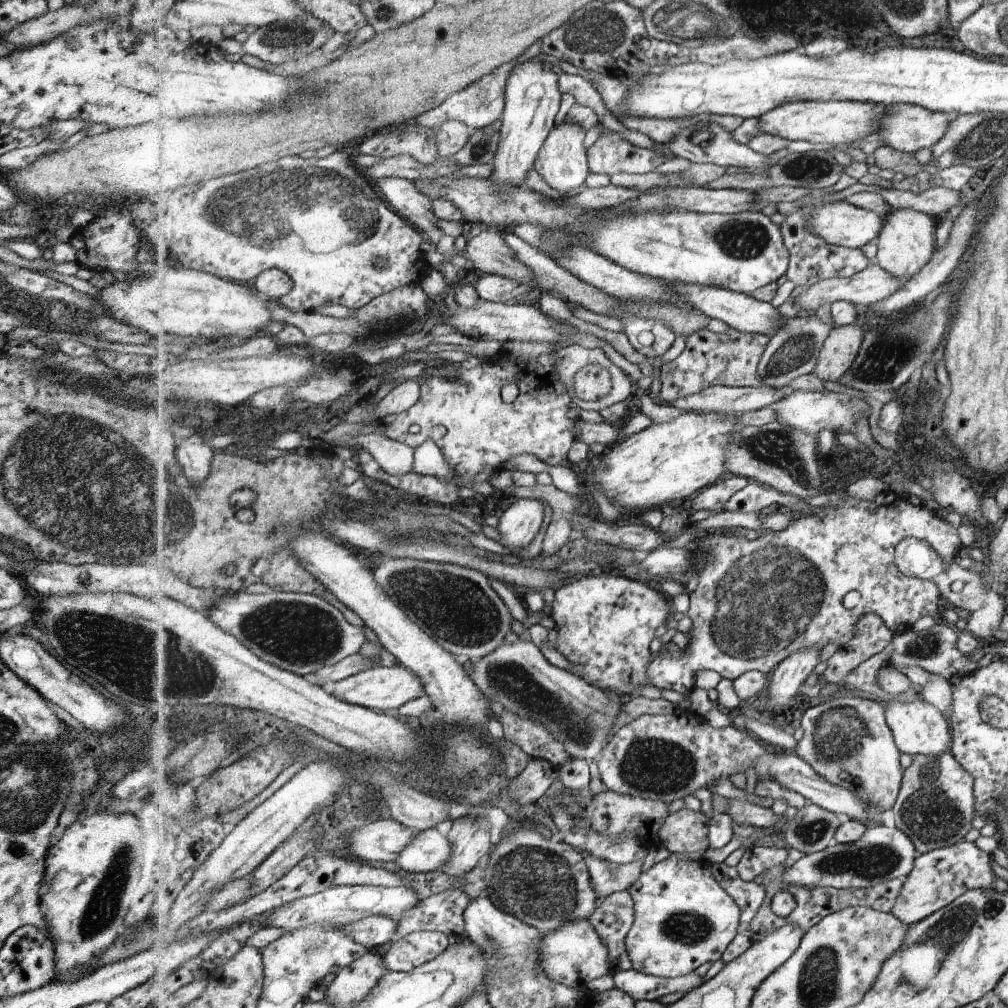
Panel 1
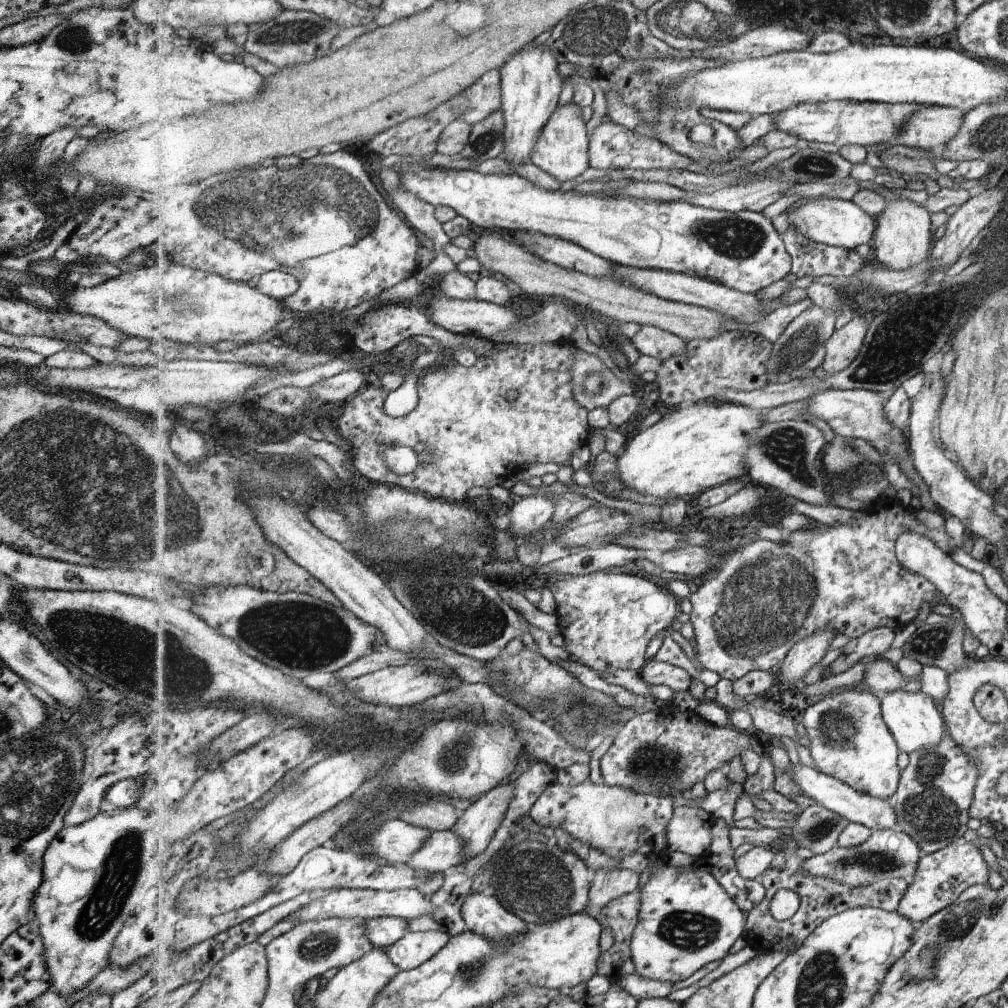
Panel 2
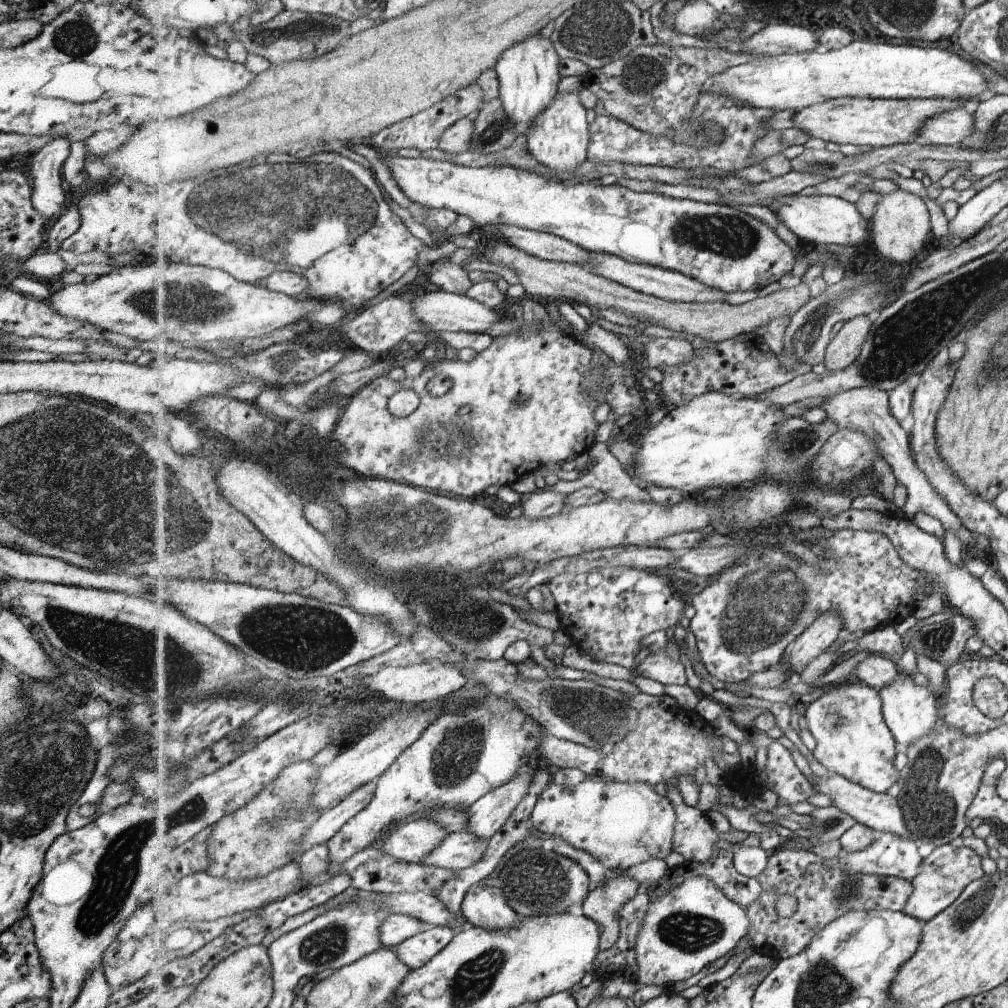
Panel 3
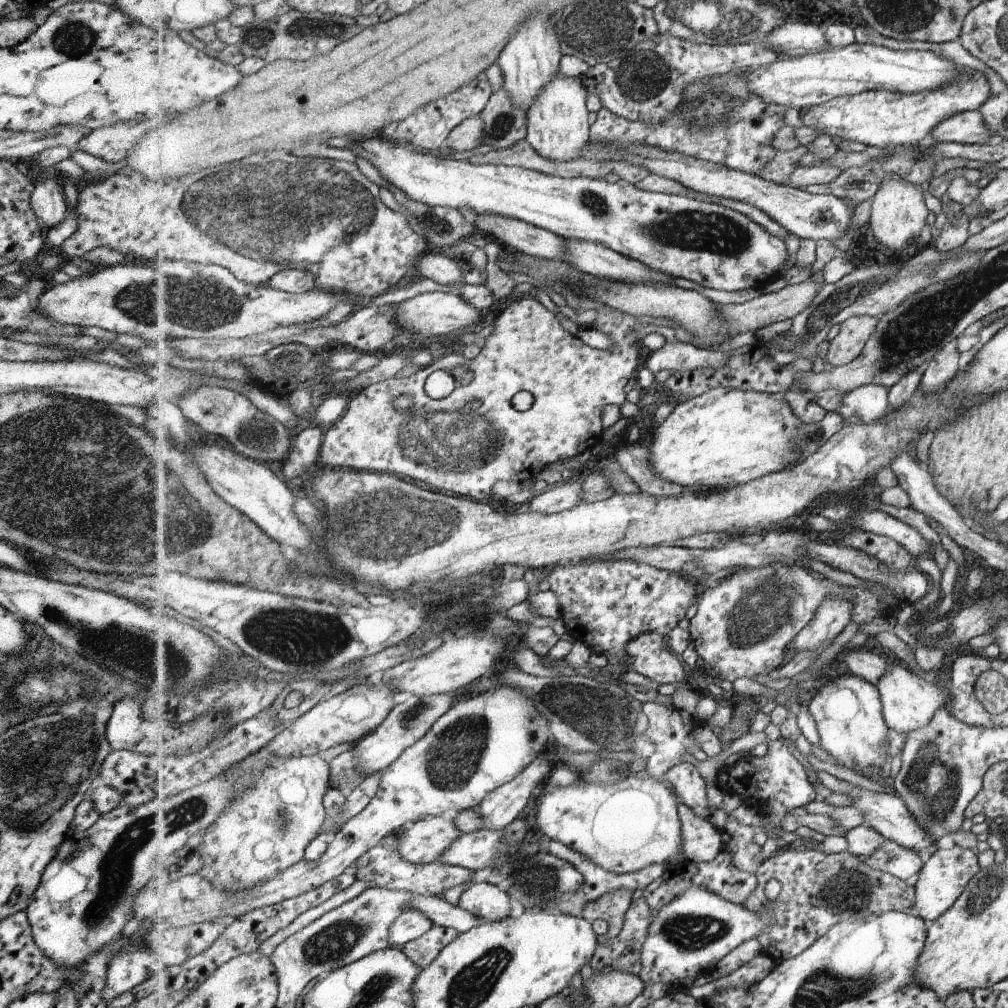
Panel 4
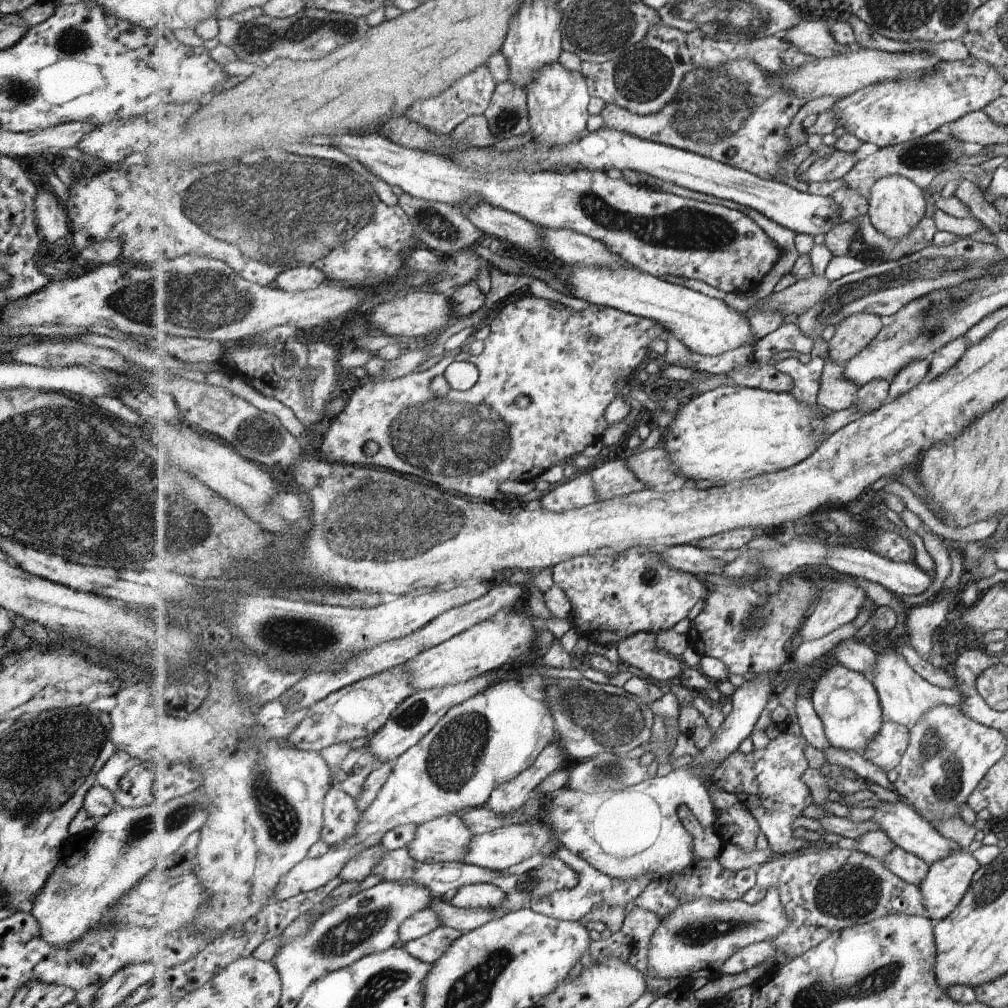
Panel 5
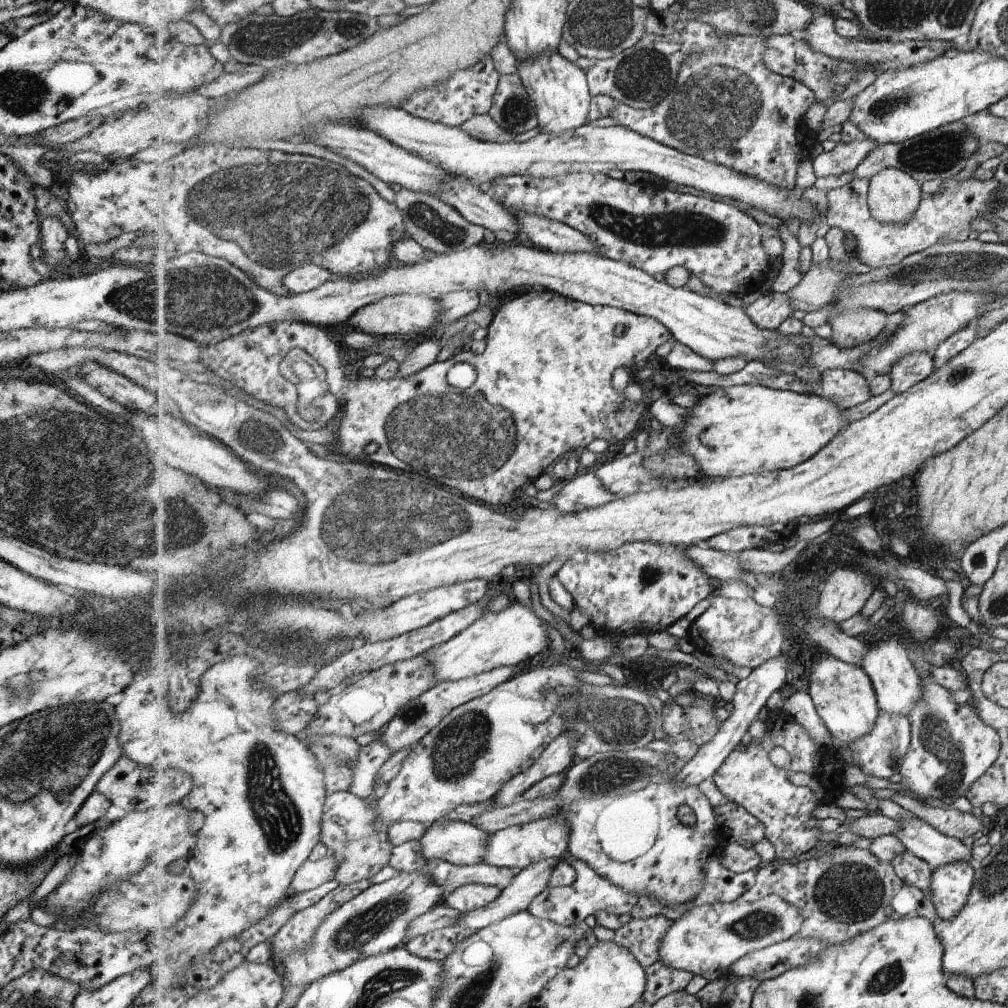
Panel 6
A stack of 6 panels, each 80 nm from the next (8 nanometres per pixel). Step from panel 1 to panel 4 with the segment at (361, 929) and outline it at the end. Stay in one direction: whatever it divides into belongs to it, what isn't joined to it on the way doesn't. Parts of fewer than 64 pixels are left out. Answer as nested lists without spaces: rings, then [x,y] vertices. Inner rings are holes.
[[[411,909],[403,913],[390,928],[392,946],[402,948],[408,942],[427,934],[434,926],[434,922],[424,912]]]

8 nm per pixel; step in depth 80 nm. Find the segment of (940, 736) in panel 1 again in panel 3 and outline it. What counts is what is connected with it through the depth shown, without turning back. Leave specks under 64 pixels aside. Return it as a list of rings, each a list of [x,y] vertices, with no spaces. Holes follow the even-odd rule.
[[[899,672],[896,680],[880,690],[883,703],[883,714],[887,726],[896,738],[901,749],[908,748],[910,744],[918,741],[921,737],[933,733],[937,729],[938,718],[942,713],[942,700],[929,686],[921,686],[913,682],[913,676]]]

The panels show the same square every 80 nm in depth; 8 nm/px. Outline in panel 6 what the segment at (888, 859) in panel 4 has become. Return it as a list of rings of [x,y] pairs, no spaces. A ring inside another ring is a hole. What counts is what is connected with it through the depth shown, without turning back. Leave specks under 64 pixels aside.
[[[905,851],[896,856],[891,864],[899,878],[902,878],[909,886],[920,888],[927,898],[932,898],[934,868],[928,862],[915,856],[911,851]]]

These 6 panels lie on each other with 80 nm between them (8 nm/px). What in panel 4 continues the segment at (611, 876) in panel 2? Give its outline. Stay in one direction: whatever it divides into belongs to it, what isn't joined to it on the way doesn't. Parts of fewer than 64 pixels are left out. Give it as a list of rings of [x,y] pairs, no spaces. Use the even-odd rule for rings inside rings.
[[[617,890],[611,894],[602,896],[599,900],[593,901],[587,905],[581,916],[589,922],[595,920],[605,920],[608,924],[608,930],[600,939],[600,943],[605,942],[607,939],[619,936],[622,931],[627,911],[632,905],[630,890]]]

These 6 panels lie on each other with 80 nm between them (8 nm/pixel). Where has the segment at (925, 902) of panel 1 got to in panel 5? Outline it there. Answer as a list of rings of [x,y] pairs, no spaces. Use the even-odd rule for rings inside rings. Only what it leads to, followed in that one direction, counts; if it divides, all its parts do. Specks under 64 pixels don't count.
[[[967,850],[955,851],[948,855],[946,859],[930,865],[930,871],[920,885],[928,908],[926,916],[937,922],[953,914],[963,898],[965,898],[967,891],[971,888],[975,873],[980,868],[979,862]]]

